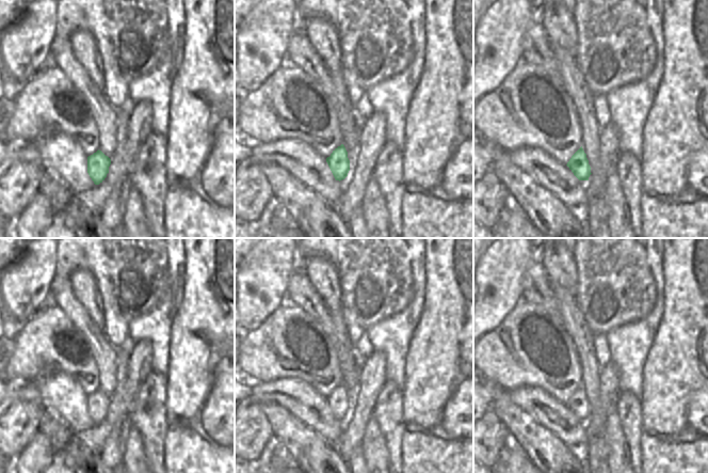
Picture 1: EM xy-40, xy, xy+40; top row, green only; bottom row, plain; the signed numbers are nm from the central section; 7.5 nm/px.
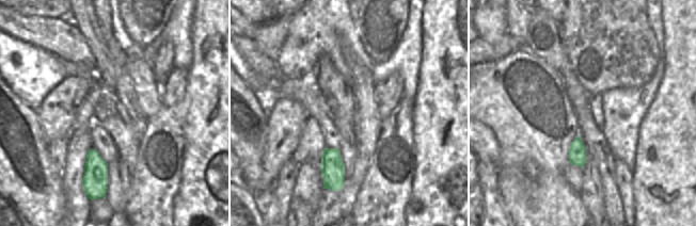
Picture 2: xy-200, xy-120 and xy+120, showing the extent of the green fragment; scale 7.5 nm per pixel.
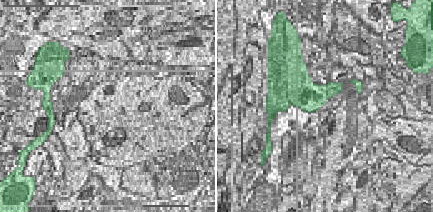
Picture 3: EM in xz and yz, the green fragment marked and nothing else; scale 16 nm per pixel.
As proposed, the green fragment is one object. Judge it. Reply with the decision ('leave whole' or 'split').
split

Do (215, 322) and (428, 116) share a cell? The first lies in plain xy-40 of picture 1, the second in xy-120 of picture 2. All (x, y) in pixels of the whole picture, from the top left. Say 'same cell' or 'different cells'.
same cell

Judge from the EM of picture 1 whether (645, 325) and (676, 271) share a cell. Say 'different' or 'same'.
different

